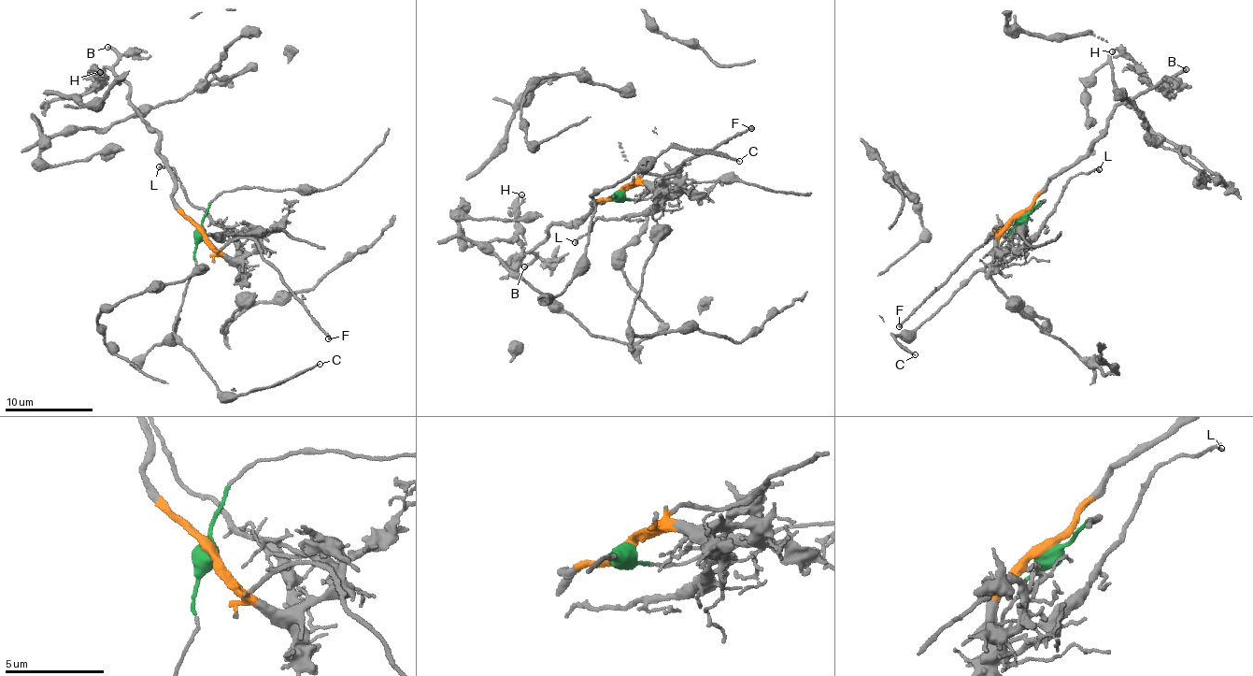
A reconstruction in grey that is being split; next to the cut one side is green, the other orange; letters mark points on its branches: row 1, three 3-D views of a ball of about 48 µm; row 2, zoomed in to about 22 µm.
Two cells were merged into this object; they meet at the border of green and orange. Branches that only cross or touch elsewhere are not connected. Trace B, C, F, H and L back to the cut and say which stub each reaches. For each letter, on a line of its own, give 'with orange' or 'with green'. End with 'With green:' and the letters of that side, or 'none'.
B: with orange
C: with green
F: with orange
H: with orange
L: with orange
With green: C

